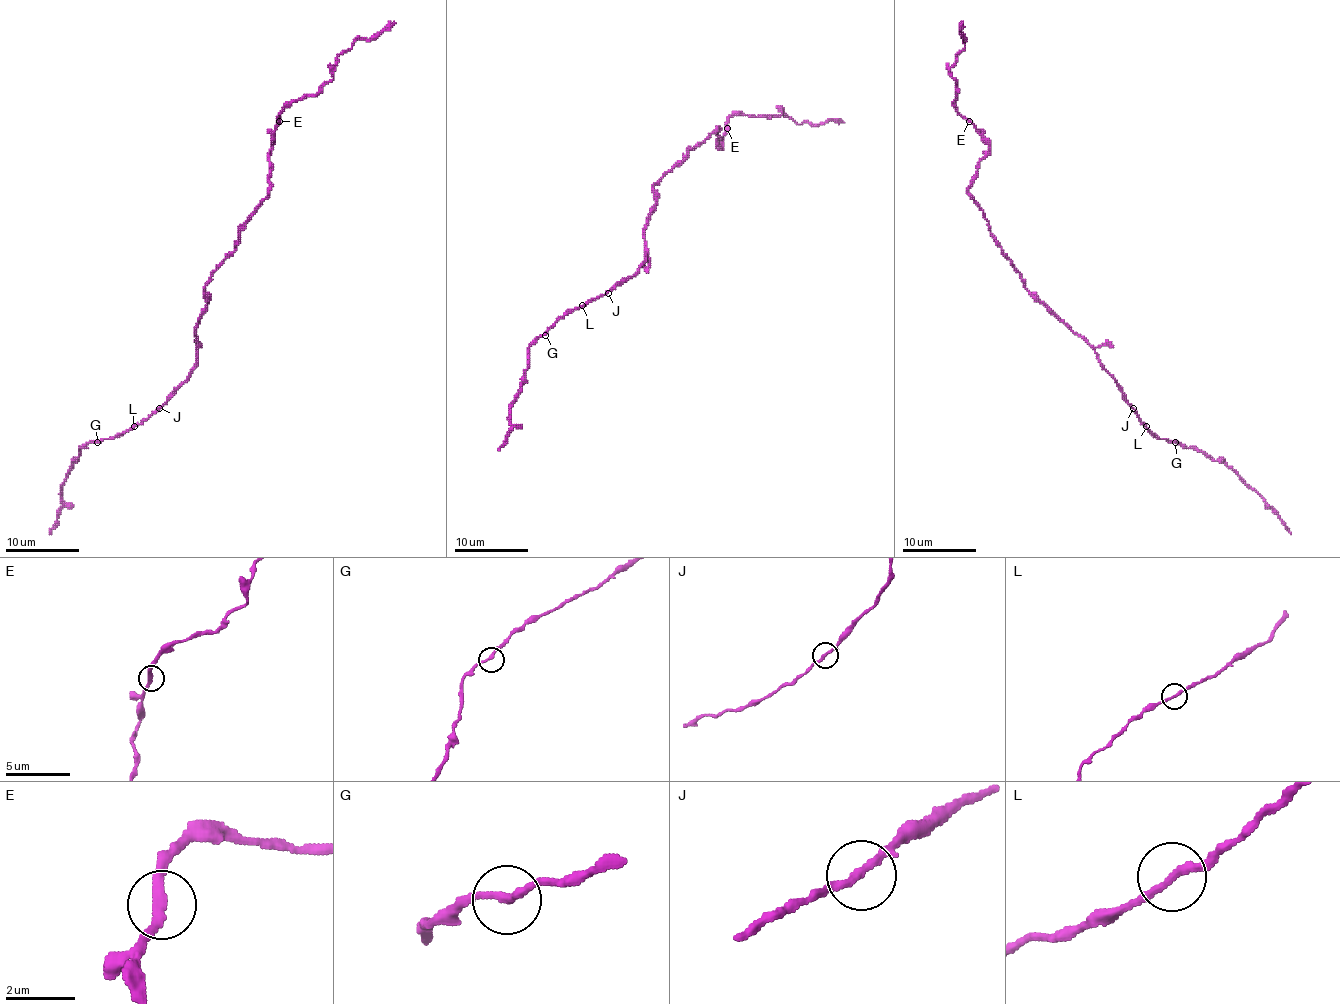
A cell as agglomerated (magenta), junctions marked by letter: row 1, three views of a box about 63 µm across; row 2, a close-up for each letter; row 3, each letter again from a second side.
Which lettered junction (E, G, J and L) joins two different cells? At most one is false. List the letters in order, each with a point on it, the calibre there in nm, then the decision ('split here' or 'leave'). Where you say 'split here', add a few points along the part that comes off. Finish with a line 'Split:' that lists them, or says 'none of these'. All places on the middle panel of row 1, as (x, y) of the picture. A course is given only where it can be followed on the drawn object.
E: at (727, 128); 200 nm thick; leave
G: at (545, 335); 200 nm thick; leave
J: at (608, 293); 200 nm thick; leave
L: at (582, 305); 200 nm thick; leave
Split: none of these

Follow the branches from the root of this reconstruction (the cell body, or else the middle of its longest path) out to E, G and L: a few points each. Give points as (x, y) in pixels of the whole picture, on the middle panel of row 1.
E: (655, 197), (654, 185), (681, 163), (690, 148), (699, 144), (716, 128), (720, 148), (720, 141), (727, 128)
G: (655, 197), (655, 210), (644, 230), (646, 258), (641, 267), (604, 294), (566, 313), (545, 335)
L: (655, 197), (655, 210), (644, 230), (646, 258), (641, 267), (604, 294), (582, 305)

